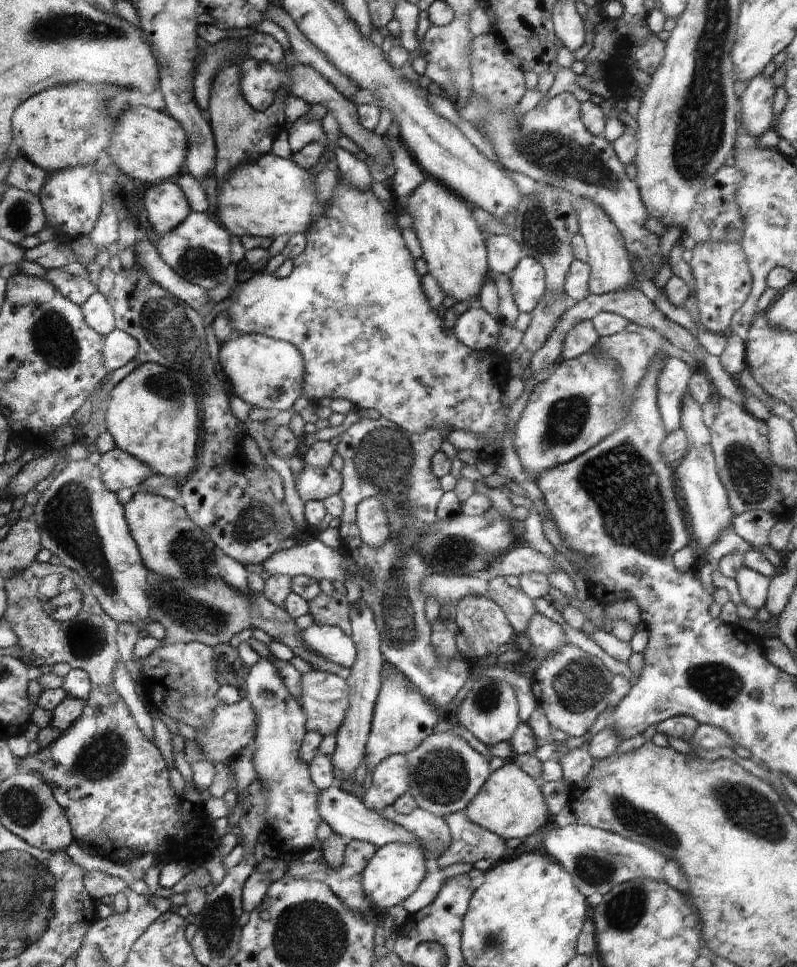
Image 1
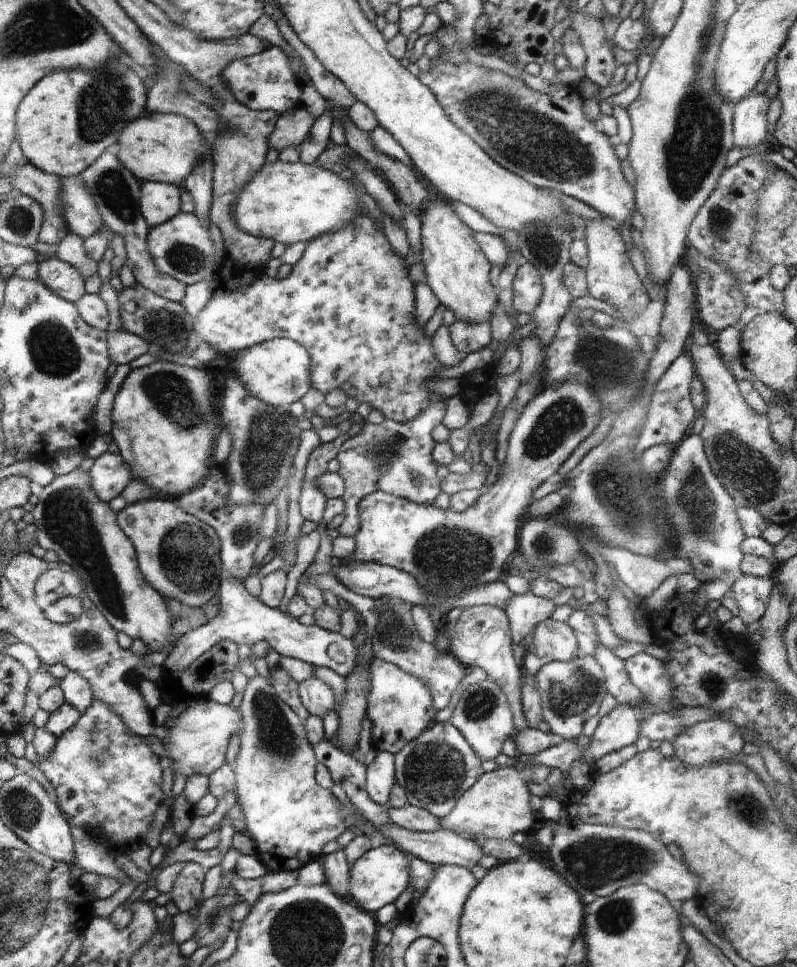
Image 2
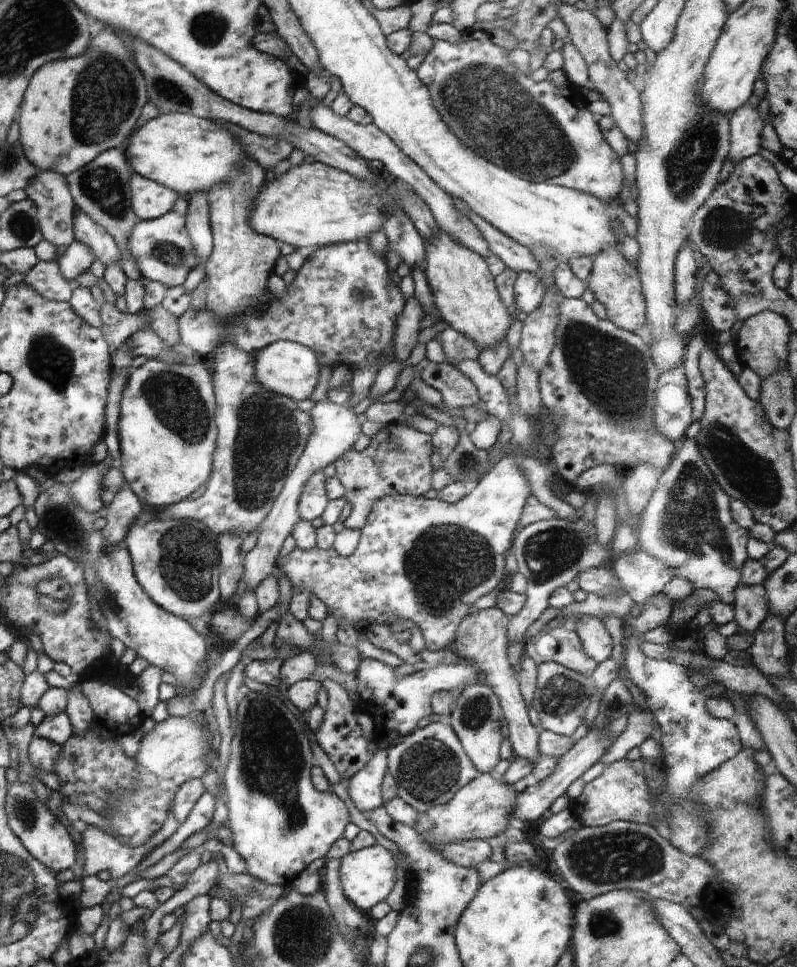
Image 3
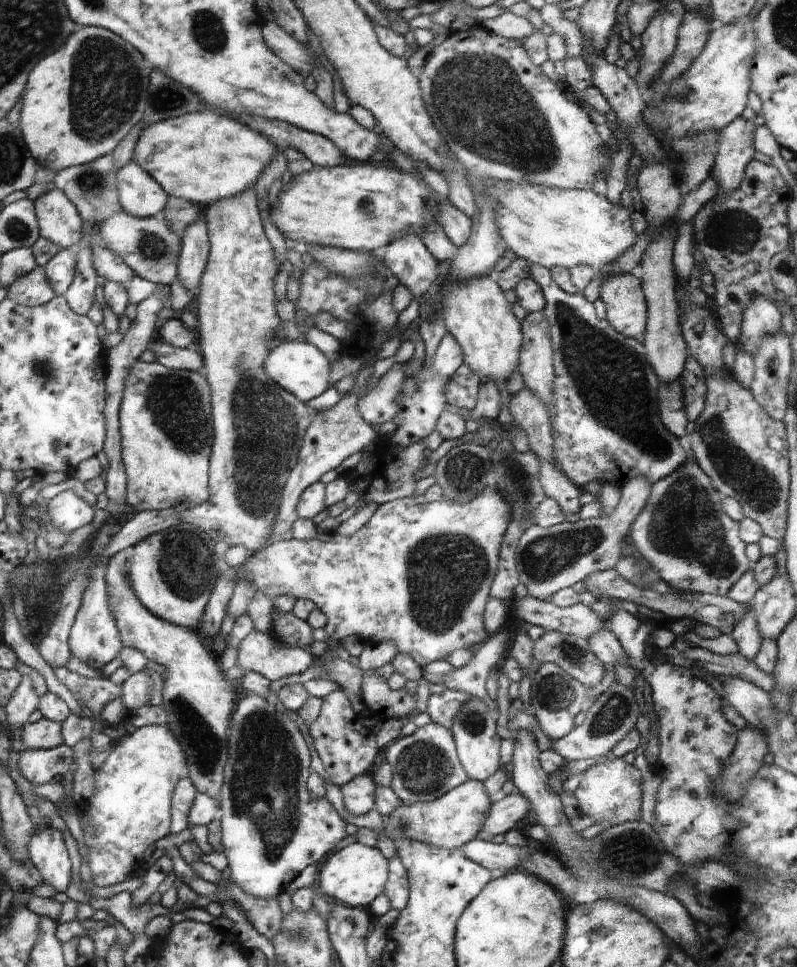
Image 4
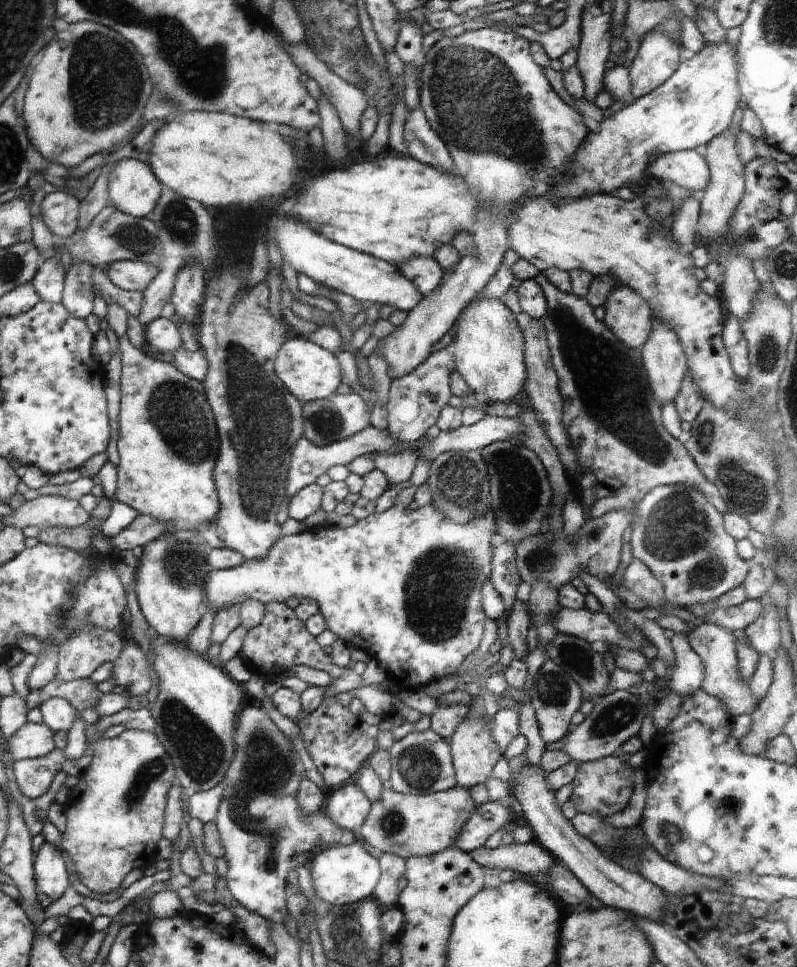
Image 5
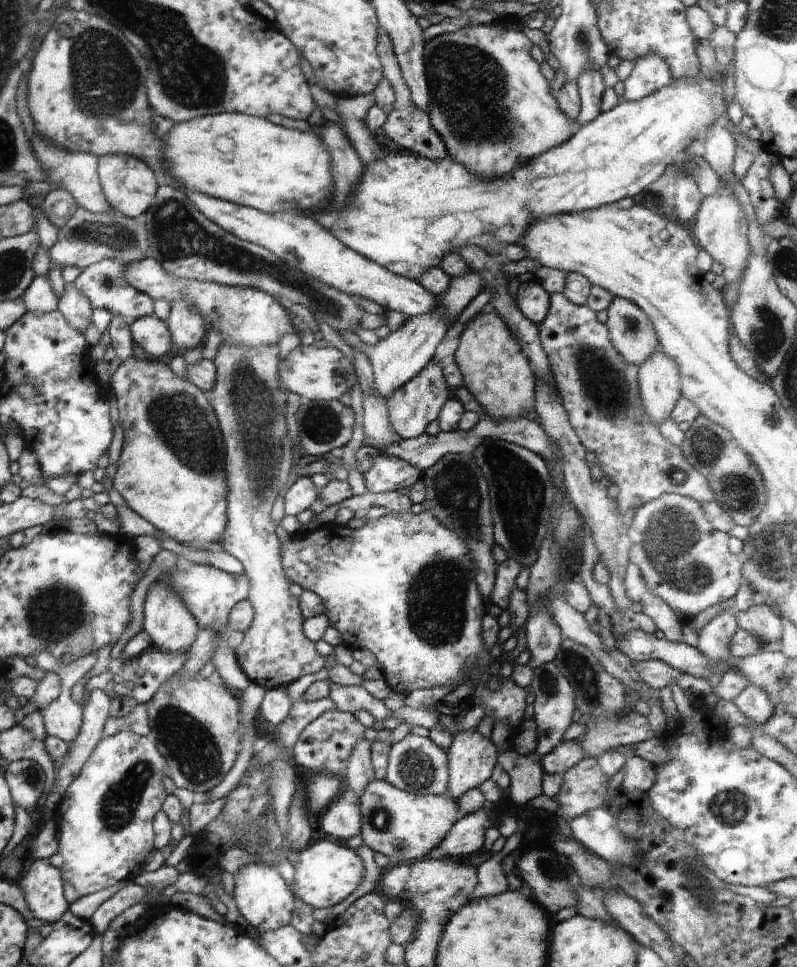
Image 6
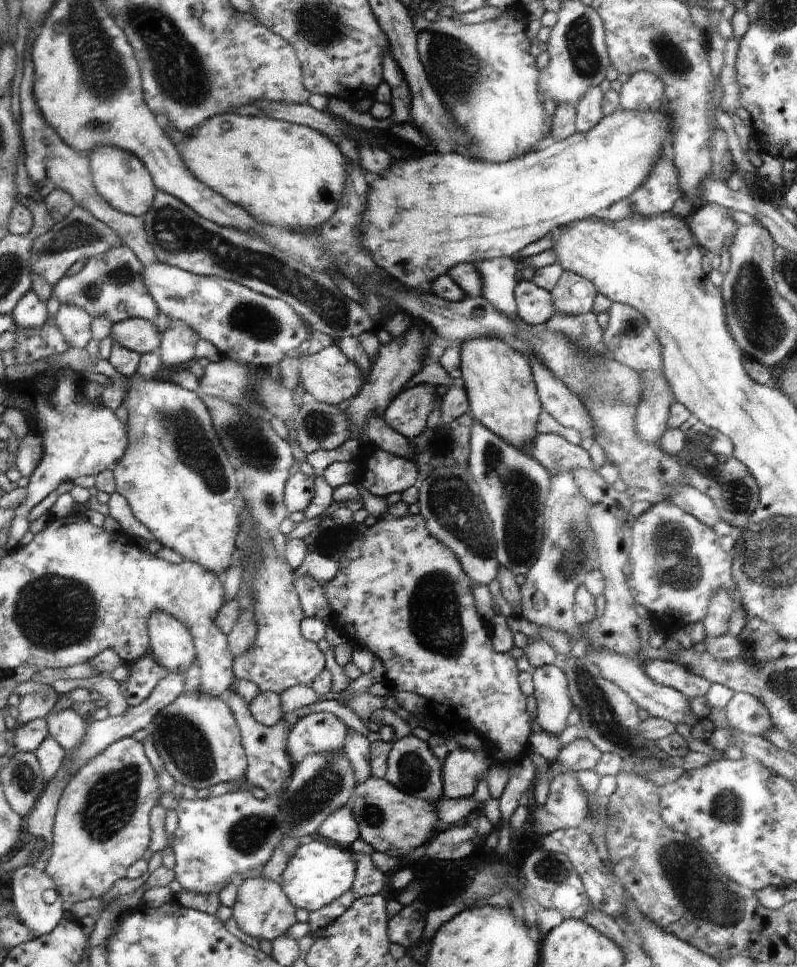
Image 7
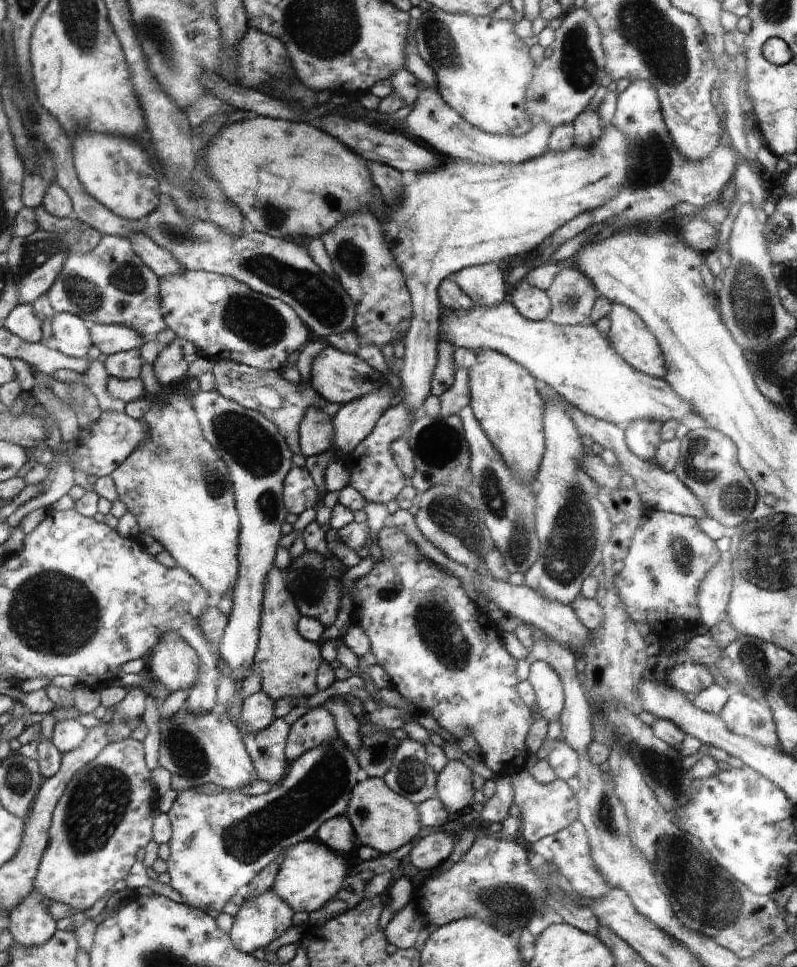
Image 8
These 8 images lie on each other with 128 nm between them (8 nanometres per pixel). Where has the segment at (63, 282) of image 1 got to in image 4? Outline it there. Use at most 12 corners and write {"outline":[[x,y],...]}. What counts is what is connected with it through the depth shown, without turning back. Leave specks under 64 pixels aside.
{"outline":[[43,267],[17,278],[7,298],[24,306],[56,298]]}

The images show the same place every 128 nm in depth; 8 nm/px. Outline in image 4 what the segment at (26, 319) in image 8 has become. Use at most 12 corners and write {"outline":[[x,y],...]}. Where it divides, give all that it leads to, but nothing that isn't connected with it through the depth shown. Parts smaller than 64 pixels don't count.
{"outline":[[60,250],[44,266],[56,295],[76,274],[76,252]]}

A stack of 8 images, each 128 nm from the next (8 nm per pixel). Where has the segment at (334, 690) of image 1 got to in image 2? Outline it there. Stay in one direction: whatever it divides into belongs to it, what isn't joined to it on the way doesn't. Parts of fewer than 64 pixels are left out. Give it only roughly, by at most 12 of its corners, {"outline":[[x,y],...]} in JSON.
{"outline":[[315,675],[297,683],[296,696],[323,720],[336,708],[334,690]]}

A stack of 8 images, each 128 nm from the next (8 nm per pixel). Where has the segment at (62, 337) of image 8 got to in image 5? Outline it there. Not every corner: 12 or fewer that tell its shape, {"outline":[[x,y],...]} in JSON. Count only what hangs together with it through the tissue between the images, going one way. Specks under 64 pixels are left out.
{"outline":[[74,261],[65,272],[61,304],[88,319],[96,298],[94,267]]}

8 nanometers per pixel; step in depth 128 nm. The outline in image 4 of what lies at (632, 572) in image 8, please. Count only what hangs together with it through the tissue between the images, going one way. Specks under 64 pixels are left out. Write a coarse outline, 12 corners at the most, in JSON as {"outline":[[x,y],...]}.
{"outline":[[694,458],[651,484],[627,537],[678,593],[750,569]]}

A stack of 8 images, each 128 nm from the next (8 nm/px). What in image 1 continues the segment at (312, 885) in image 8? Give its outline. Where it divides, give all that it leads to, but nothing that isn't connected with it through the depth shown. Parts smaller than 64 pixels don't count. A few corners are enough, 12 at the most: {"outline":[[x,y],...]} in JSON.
{"outline":[[416,842],[385,843],[362,872],[375,909],[400,905],[427,873]]}

